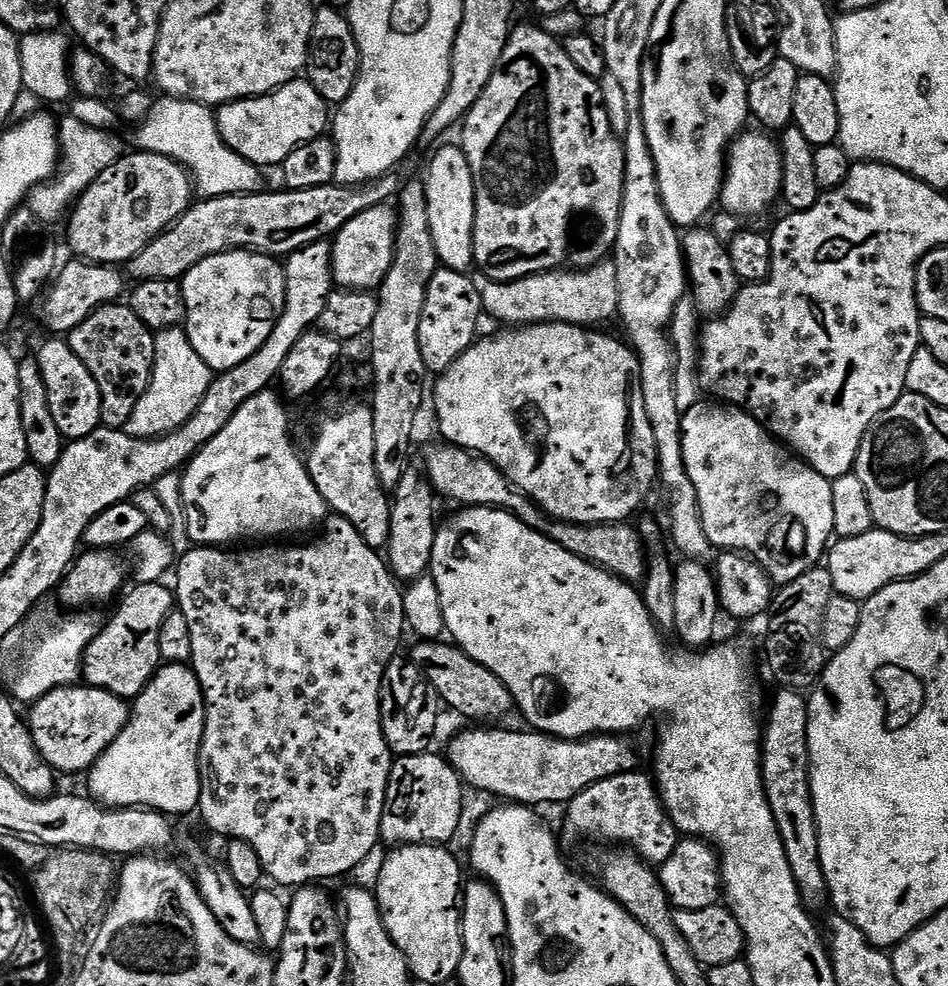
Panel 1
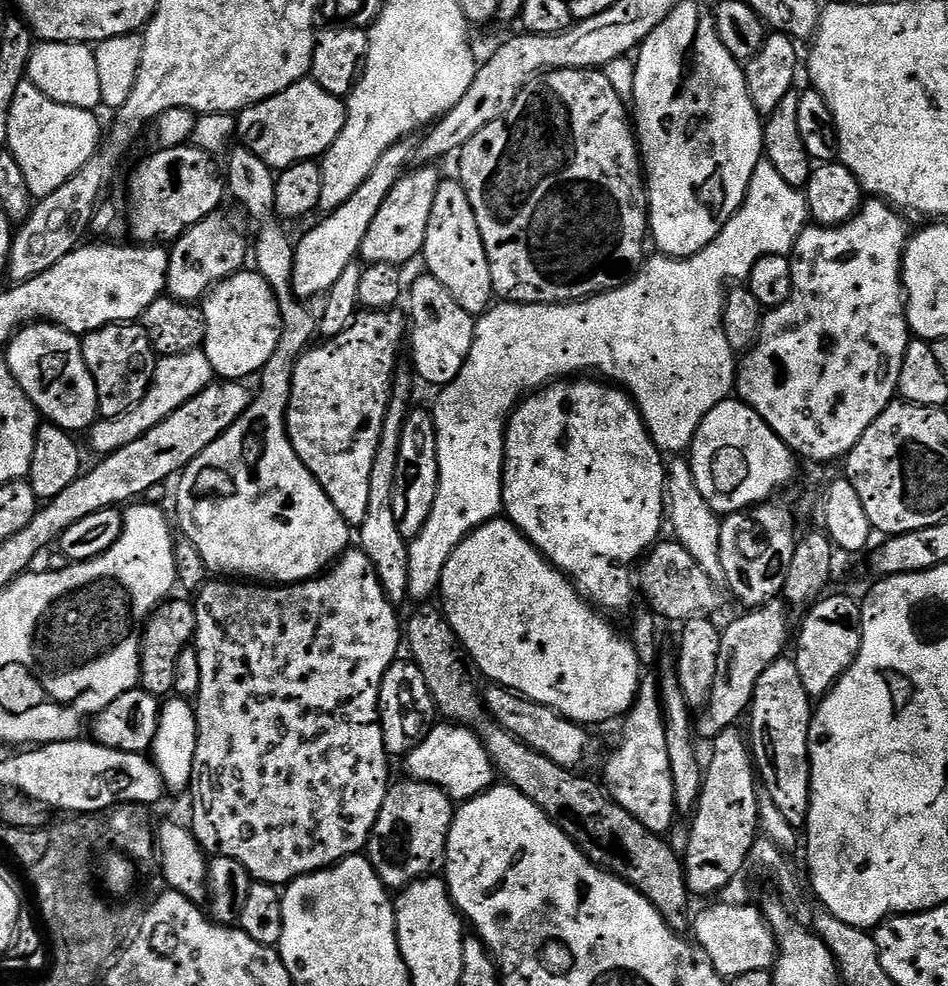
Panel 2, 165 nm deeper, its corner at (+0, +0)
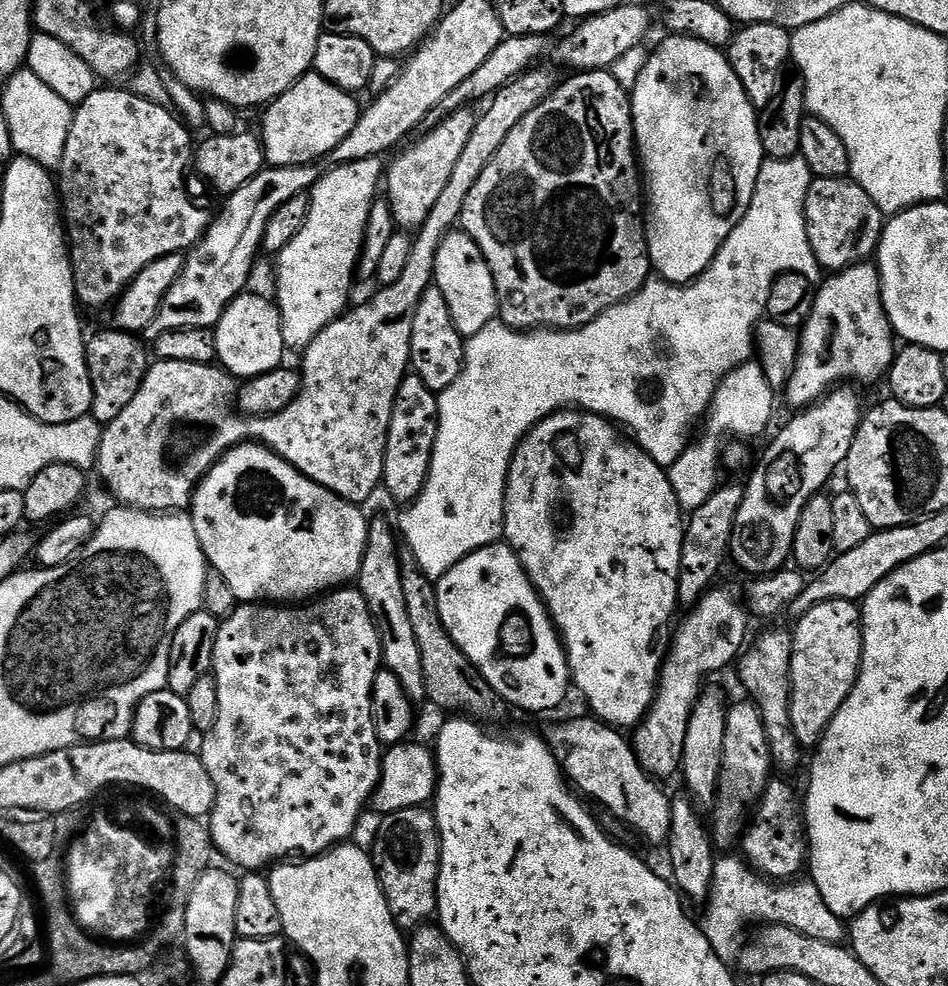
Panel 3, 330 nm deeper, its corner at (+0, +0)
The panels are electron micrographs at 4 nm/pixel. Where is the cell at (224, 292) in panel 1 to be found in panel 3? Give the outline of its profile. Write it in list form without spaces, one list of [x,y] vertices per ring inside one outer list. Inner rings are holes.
[[[245,290],[226,306],[222,318],[215,326],[216,359],[225,372],[236,378],[261,376],[285,363],[284,339],[280,325],[280,309],[271,299],[255,296]]]

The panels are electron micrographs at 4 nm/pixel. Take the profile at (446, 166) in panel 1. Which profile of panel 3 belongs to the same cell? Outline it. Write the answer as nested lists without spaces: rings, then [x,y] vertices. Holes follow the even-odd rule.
[[[450,230],[442,238],[442,246],[436,251],[434,262],[434,286],[442,290],[446,306],[450,306],[450,318],[461,336],[478,334],[490,321],[497,319],[500,300],[496,297],[494,274],[482,254],[482,250],[463,230]]]

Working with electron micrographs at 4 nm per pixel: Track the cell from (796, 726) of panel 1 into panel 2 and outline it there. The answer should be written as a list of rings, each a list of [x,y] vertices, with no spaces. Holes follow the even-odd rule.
[[[781,658],[766,666],[762,678],[758,678],[754,686],[750,709],[752,759],[762,781],[763,791],[774,798],[774,806],[778,806],[786,822],[790,822],[790,826],[797,830],[803,829],[808,823],[812,797],[812,767],[808,743],[813,711],[813,697],[808,696],[806,686],[802,686],[802,674],[798,674],[795,659]]]

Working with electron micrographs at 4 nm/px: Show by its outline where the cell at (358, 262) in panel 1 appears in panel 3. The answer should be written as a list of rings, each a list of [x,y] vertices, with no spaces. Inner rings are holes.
[[[468,106],[459,108],[457,112],[446,117],[442,123],[429,127],[427,129],[429,132],[421,140],[413,139],[399,153],[401,156],[392,165],[390,163],[387,165],[386,188],[388,184],[388,196],[386,196],[386,202],[391,206],[396,223],[401,229],[418,230],[426,222],[426,218],[430,218],[430,210],[434,206],[434,201],[438,199],[438,194],[442,194],[442,190],[446,187],[446,182],[450,179],[451,172],[454,171],[458,157],[462,155],[462,149],[466,147],[466,142],[470,142],[470,134],[478,119],[477,113],[475,111],[472,113],[472,110]]]

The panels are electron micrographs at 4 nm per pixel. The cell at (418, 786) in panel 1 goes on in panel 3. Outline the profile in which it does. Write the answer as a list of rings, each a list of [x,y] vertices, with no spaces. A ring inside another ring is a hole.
[[[421,806],[392,812],[379,822],[381,824],[376,832],[376,841],[370,847],[372,864],[376,868],[378,882],[390,906],[394,922],[402,930],[415,930],[427,925],[428,916],[435,917],[438,912],[436,887],[440,877],[440,832],[436,829],[436,818],[427,807]]]

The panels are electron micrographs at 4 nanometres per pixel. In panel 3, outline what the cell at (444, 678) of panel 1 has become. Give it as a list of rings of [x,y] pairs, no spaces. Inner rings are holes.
[[[587,719],[564,720],[550,725],[546,731],[548,746],[560,763],[560,771],[589,801],[597,800],[610,815],[617,816],[642,839],[663,845],[670,834],[672,800],[660,789],[661,781],[640,765],[623,731],[602,720]]]

